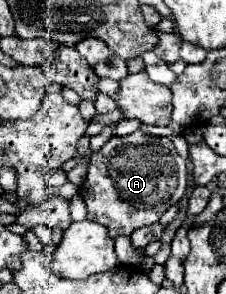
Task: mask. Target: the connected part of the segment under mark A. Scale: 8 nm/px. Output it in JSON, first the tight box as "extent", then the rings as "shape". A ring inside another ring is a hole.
{"extent":[80,132,186,238],"shape":[[[134,132],[130,136],[110,138],[90,158],[86,182],[80,186],[88,206],[86,218],[102,224],[110,238],[118,238],[122,234],[130,236],[134,230],[158,222],[186,190],[186,162],[178,156],[172,142],[164,138],[164,154],[152,152],[152,146],[154,138],[146,140],[142,132]]]}

